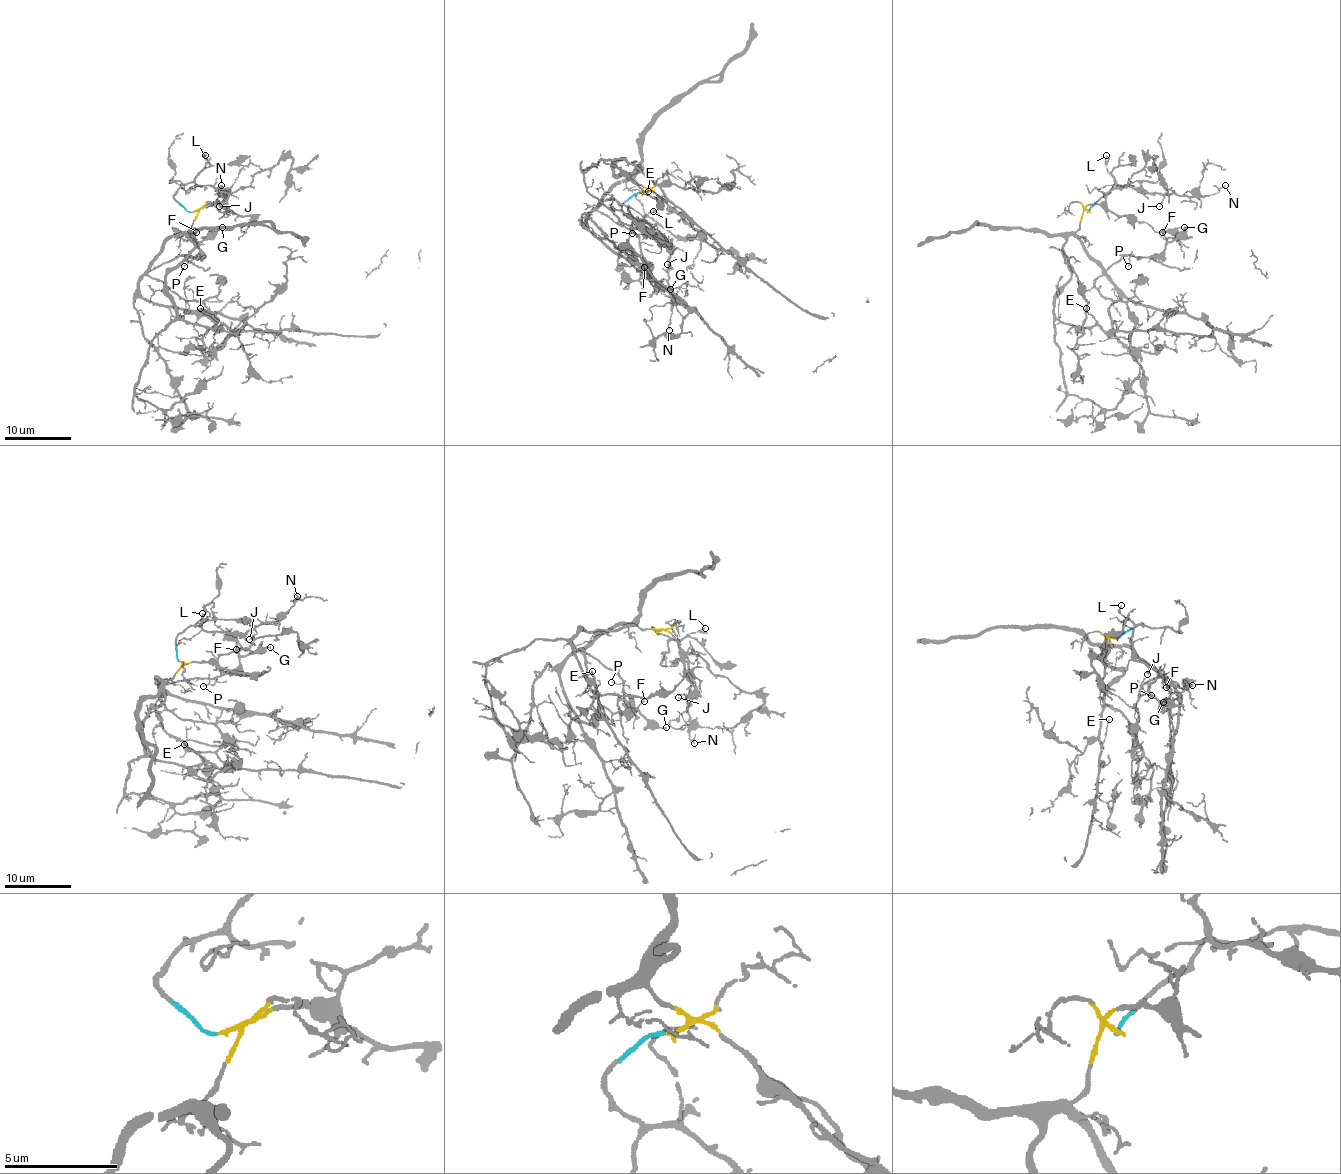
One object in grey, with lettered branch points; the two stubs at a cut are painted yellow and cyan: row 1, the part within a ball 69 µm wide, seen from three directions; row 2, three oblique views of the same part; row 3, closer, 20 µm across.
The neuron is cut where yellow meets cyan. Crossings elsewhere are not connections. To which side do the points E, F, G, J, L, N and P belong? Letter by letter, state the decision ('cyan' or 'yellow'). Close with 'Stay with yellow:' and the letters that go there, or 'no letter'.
E: yellow
F: yellow
G: yellow
J: cyan
L: cyan
N: cyan
P: yellow
Stay with yellow: E, F, G, P

